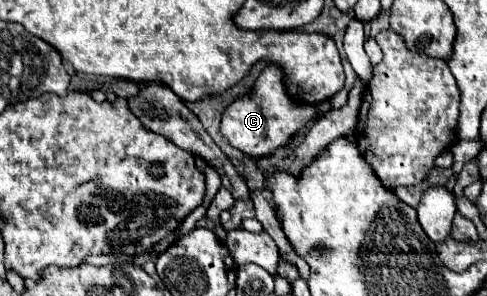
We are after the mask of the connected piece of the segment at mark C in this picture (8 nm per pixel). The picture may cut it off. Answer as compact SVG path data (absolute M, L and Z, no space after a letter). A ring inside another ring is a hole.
M267 63L255 85L247 95L237 97L221 113L221 133L223 137L245 155L267 155L277 147L283 147L295 131L299 131L313 115L315 107L303 107L289 99L285 91L284 75L277 63Z

